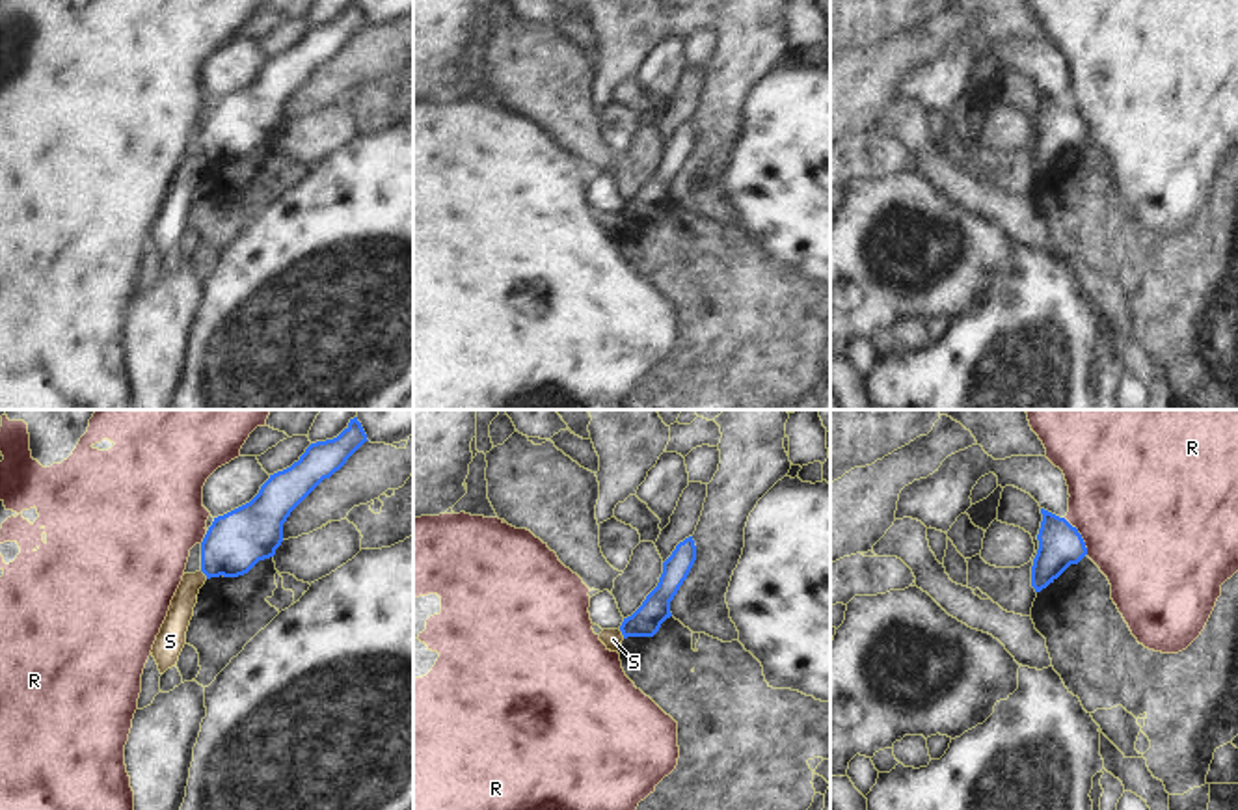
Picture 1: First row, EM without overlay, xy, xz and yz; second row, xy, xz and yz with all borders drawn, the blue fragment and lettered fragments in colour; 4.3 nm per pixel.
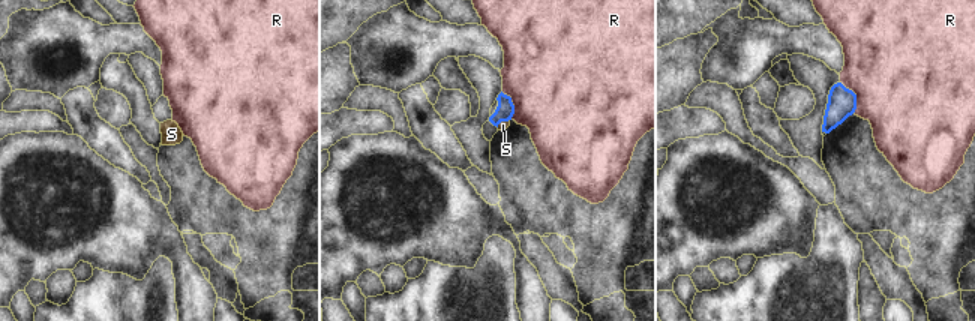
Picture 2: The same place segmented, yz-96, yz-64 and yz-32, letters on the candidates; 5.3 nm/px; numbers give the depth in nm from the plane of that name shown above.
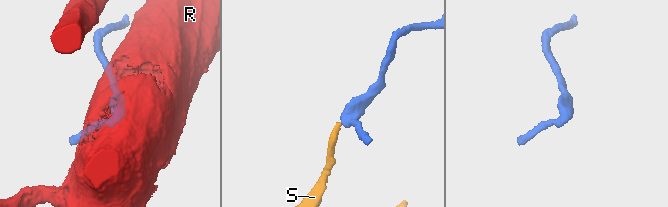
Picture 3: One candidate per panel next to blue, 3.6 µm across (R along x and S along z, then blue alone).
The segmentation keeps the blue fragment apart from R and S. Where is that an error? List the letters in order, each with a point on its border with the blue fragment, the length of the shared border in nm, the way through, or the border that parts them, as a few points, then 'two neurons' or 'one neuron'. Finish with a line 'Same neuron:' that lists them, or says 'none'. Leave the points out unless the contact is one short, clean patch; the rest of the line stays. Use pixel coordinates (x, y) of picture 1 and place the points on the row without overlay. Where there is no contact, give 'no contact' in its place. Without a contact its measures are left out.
R: meets blue in yz at (1080, 118); contact 190 nm long; border along yz (1063, 101), (1076, 112), (1088, 136); two neurons
S: meets blue in xz at (622, 216); contact 50 nm long; border along xz (618, 213), (624, 220); two neurons
Same neuron: none

